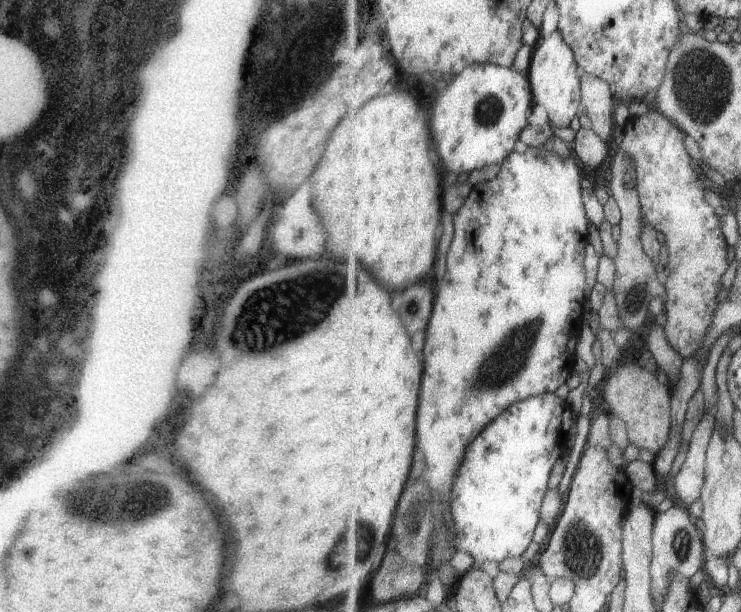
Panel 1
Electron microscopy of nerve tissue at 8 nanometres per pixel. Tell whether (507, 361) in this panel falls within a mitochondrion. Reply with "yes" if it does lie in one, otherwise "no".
yes

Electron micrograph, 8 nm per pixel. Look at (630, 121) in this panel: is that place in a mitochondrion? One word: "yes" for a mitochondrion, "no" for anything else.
no

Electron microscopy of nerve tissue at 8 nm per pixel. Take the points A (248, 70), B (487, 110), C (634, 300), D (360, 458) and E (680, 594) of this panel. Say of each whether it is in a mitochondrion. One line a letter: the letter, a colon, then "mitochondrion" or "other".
A: other
B: mitochondrion
C: mitochondrion
D: other
E: other

